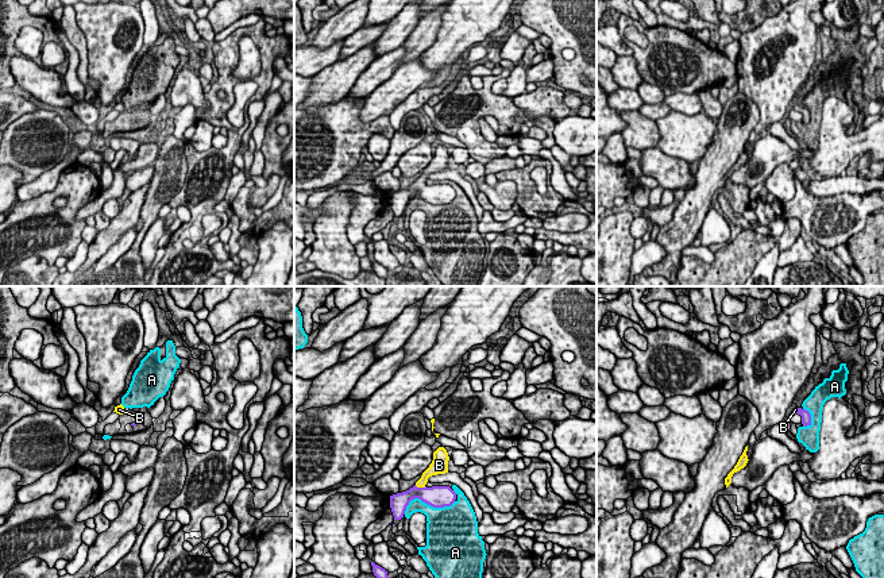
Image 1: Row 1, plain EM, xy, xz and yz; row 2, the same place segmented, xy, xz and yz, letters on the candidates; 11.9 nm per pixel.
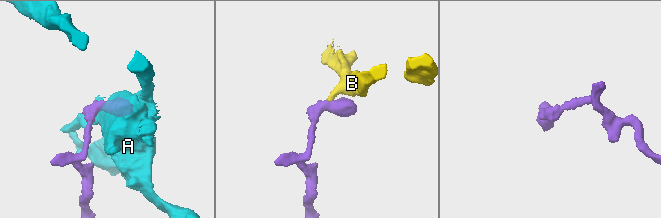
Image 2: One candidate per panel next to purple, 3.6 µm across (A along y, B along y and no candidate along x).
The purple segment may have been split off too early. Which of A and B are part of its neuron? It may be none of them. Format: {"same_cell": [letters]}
{"same_cell": ["B"]}

